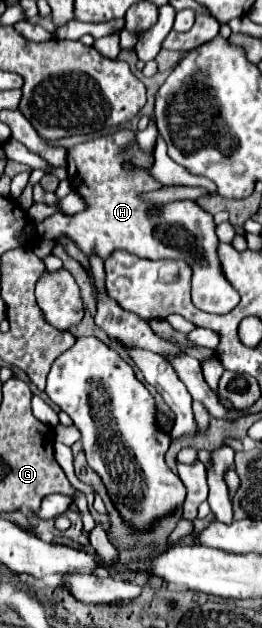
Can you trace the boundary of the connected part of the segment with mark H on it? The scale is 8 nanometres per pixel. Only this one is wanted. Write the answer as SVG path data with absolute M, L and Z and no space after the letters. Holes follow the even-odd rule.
M120 129L116 133L110 135L102 135L96 139L90 139L86 143L78 143L74 147L68 149L68 181L72 183L74 191L86 201L86 209L82 213L76 215L64 215L64 213L56 213L48 219L44 219L38 225L38 235L54 241L56 235L68 231L68 235L72 235L72 239L76 239L76 243L80 243L80 247L84 247L84 251L96 253L102 259L106 259L108 255L112 255L112 251L116 249L124 249L128 253L134 253L138 257L144 259L182 259L186 263L192 265L192 303L200 309L200 311L214 311L214 313L228 313L232 311L238 303L240 303L240 295L238 291L224 279L222 271L220 271L220 261L216 255L216 243L218 237L214 233L214 219L210 213L206 213L204 209L200 209L196 205L196 201L190 199L178 199L178 201L170 201L168 205L158 205L158 203L148 203L142 201L140 195L150 193L150 191L158 191L164 185L158 183L152 175L150 169L154 165L154 151L146 153L138 147L136 143L136 133L130 129ZM124 163L130 163L134 169L126 169Z

